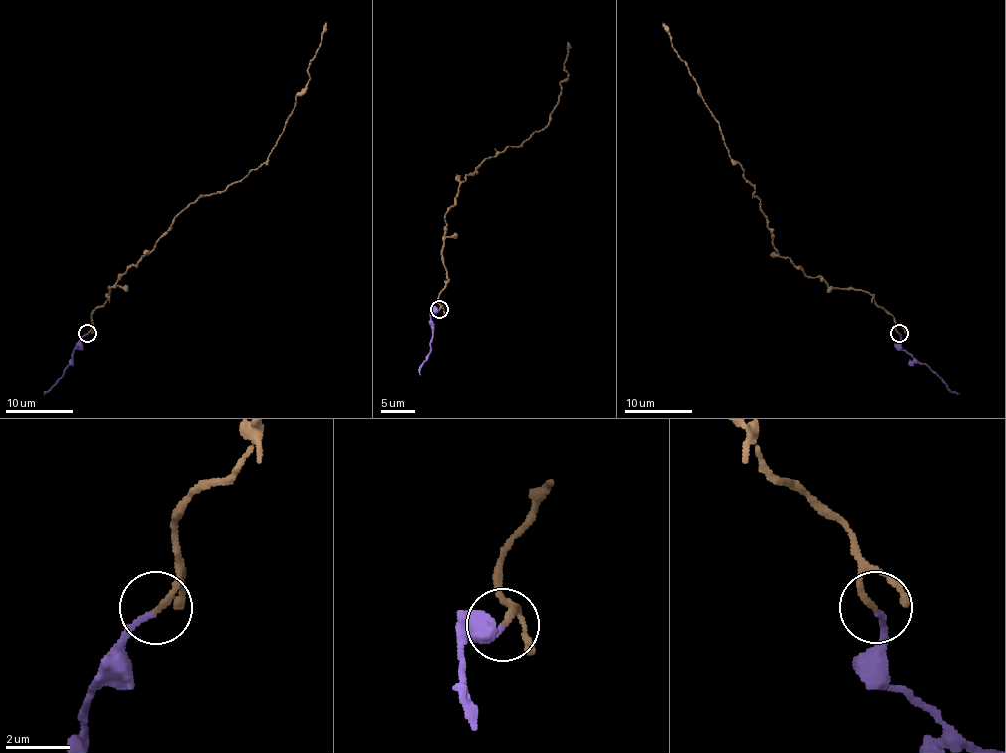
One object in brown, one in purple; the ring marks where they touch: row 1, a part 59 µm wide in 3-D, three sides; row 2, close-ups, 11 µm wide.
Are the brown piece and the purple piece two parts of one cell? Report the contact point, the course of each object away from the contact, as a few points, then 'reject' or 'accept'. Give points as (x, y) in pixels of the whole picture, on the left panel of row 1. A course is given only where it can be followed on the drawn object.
place (87, 333); course brown (87, 332), (111, 286), (176, 217), (268, 158), (296, 96), (309, 81), (310, 60), (326, 22); course purple (87, 334), (74, 349), (62, 378), (44, 393); reject

